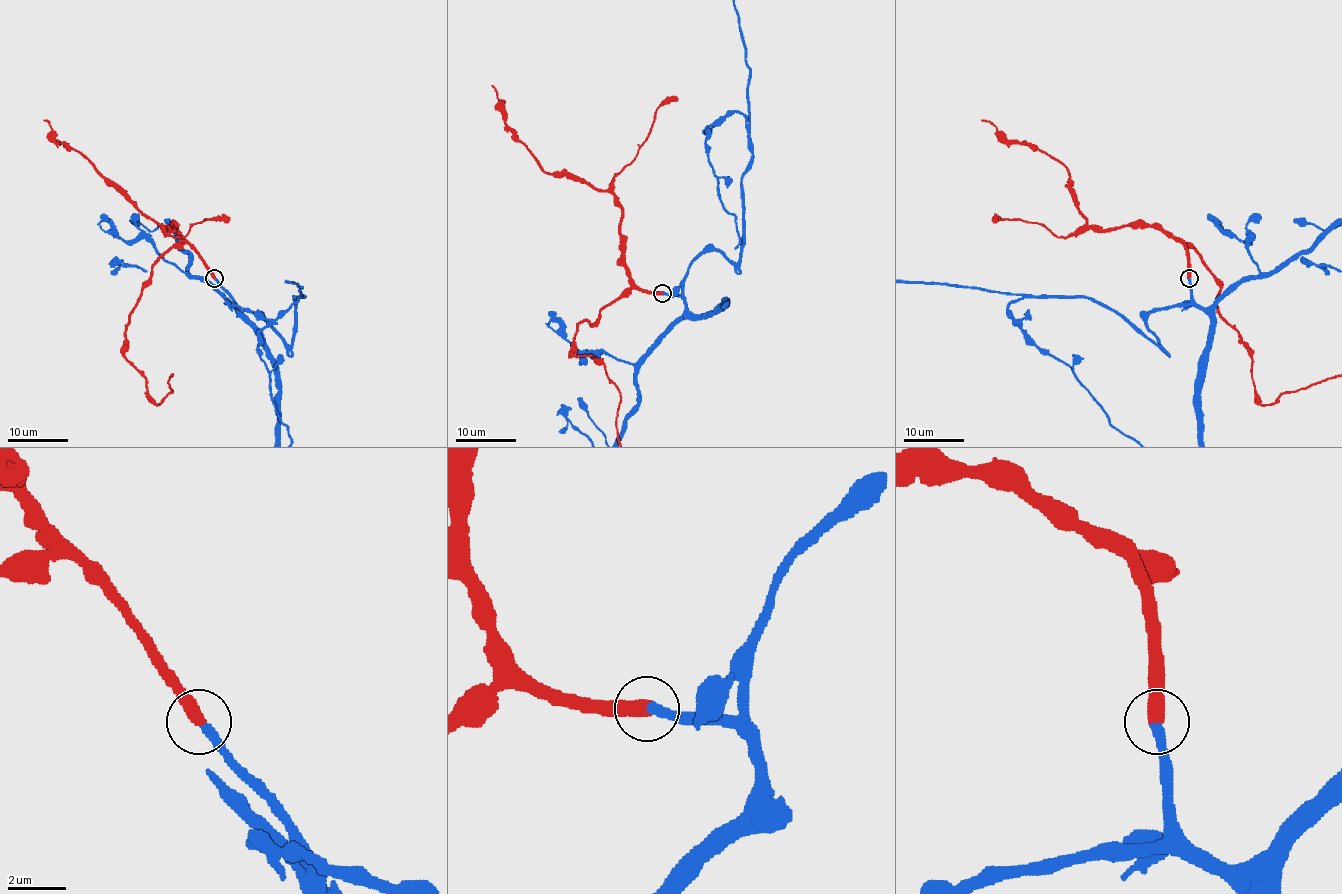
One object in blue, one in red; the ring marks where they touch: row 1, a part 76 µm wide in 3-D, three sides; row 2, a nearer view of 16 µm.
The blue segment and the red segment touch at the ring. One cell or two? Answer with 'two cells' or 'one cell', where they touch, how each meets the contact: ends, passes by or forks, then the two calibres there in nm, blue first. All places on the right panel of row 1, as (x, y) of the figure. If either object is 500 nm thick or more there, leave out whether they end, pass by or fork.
one cell | (1189, 278) | 340/500 nm

